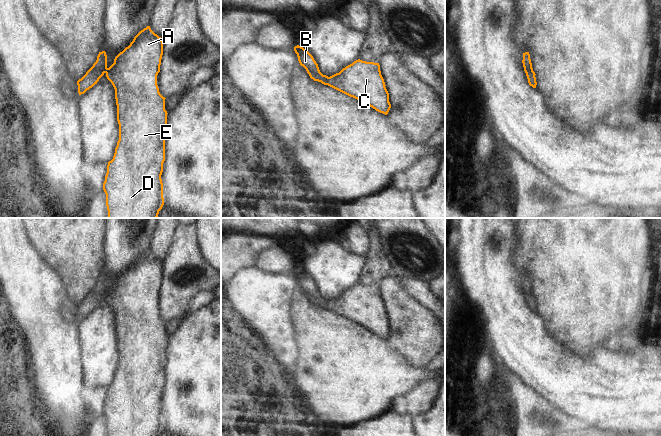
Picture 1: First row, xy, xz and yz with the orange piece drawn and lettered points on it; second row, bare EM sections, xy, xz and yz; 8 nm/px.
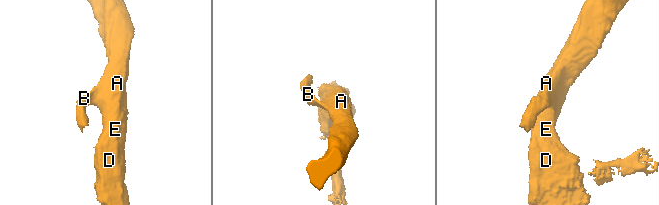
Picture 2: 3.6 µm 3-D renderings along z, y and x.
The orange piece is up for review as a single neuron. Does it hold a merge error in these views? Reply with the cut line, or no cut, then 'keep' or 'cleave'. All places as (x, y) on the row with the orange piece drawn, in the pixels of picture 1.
no cut; keep

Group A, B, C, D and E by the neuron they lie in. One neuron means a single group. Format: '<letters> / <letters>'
A B C D E

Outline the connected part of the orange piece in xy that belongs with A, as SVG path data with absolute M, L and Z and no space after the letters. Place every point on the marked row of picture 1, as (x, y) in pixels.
M147 26L134 37L128 47L115 57L114 63L109 68L107 67L106 52L99 52L93 66L77 81L79 95L84 94L97 84L104 74L115 89L119 140L113 159L108 162L107 173L103 183L108 218L157 218L164 205L161 175L165 161L168 113L165 110L166 98L160 94L157 85L157 75L160 72L162 55L162 38L155 34L150 26Z

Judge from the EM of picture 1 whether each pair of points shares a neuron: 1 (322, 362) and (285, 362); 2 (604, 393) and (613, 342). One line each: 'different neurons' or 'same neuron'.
1: different neurons
2: different neurons

